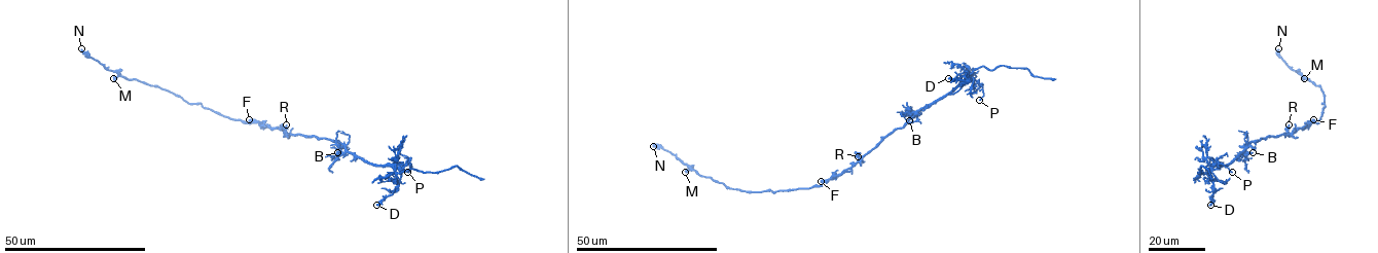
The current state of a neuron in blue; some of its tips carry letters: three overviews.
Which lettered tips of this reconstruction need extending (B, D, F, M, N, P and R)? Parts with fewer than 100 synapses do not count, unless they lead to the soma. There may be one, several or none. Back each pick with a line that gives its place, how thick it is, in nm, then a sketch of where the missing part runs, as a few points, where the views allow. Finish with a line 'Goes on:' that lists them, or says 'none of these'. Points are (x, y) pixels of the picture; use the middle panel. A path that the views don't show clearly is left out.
Goes on: none of these

